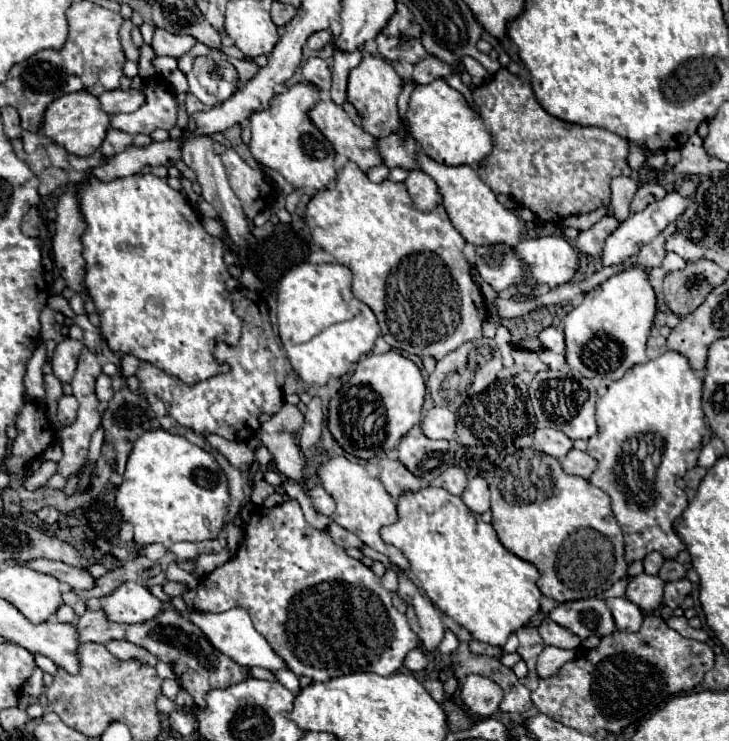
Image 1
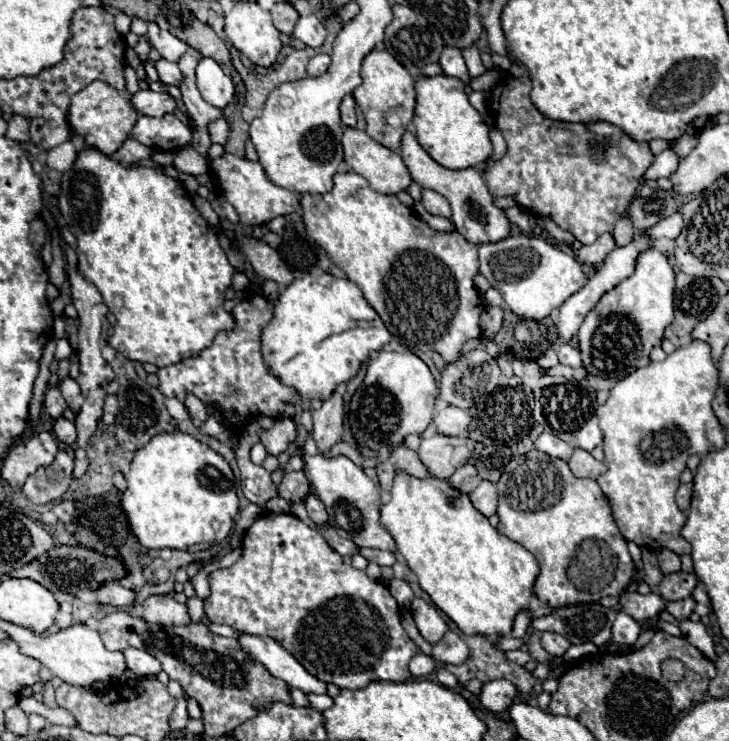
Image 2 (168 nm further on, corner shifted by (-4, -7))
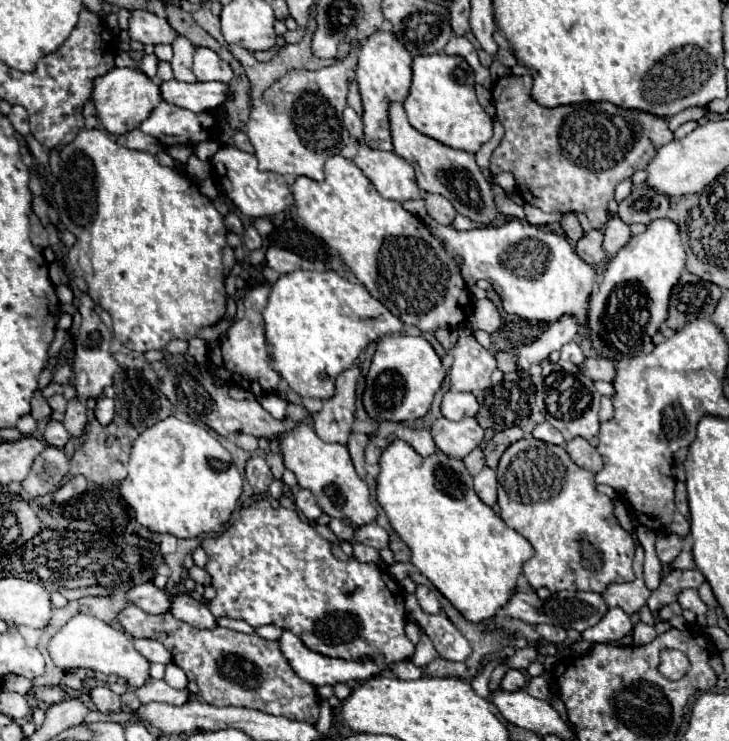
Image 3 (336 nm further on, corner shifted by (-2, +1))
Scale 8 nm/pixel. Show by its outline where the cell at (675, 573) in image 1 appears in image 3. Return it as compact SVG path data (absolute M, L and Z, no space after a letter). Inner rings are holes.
M692 568L692 570L672 570L670 574L666 574L662 580L660 580L660 586L656 590L652 590L652 596L648 600L648 608L652 612L660 610L664 604L670 604L670 602L676 602L678 600L678 594L682 590L688 590L688 588L698 588L706 578L702 576L700 570Z

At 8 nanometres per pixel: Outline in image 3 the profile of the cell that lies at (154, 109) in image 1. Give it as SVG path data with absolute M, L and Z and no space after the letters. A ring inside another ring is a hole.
M160 102L152 114L138 126L144 134L158 138L158 142L164 148L176 146L176 144L198 144L202 140L210 138L210 128L214 136L216 118L212 114L196 114L186 108Z

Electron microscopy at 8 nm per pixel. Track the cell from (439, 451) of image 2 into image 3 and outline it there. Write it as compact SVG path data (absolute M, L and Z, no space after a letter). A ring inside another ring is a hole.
M438 418L432 424L430 432L438 450L458 460L462 460L468 452L472 452L484 438L484 430L476 422L476 418L466 418L458 422Z

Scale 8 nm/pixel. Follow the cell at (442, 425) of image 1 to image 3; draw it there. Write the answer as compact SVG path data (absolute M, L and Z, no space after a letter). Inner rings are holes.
M450 390L442 398L442 416L448 420L462 420L466 416L476 416L478 402L468 392Z

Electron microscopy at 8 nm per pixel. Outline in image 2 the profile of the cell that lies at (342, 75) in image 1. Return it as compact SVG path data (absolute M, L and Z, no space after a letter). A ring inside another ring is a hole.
M346 96L342 100L342 104L340 104L340 114L342 114L342 124L344 126L350 126L350 128L356 126L356 112L354 112L354 108L356 108L354 98L352 96Z

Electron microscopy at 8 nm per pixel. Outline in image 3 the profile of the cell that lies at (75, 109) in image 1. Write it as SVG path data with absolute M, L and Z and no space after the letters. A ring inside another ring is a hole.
M114 68L108 74L98 76L94 80L92 102L96 108L96 118L100 122L100 128L106 130L108 134L122 136L138 128L138 124L146 120L146 116L150 116L150 112L160 102L160 92L158 86L144 72L138 72L134 68Z

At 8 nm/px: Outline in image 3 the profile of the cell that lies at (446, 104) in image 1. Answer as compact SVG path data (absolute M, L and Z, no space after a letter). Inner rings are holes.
M446 54L416 56L412 70L412 88L404 102L410 124L420 134L430 136L444 146L470 154L478 152L478 148L492 138L492 120L476 100L474 72L466 64L466 60Z

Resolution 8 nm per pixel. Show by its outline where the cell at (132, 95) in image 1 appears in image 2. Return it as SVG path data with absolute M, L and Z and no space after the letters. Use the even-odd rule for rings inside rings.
M140 90L132 96L132 106L146 114L146 116L164 116L176 112L178 104L168 92L154 92L154 90Z

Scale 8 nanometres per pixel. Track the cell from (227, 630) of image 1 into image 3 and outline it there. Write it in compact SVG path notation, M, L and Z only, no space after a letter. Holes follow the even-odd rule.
M282 632L276 640L280 644L280 652L292 666L292 670L314 686L334 686L336 682L348 680L368 680L370 676L380 674L384 668L378 660L364 662L346 662L346 660L330 660L328 656L318 656L310 652L292 632Z

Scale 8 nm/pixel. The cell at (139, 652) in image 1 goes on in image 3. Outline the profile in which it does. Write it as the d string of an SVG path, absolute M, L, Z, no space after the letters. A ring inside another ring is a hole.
M134 640L134 648L148 660L148 662L160 662L160 664L170 664L172 656L170 652L156 640Z

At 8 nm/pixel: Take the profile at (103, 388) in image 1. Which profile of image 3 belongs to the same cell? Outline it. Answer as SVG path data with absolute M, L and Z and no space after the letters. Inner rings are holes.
M100 396L98 402L96 402L94 412L96 412L96 420L98 420L102 426L110 424L112 418L114 418L114 400L112 400L112 398L106 398L106 396Z

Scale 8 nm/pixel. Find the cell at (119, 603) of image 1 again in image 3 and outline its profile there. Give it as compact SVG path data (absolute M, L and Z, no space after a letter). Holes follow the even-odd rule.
M190 594L170 596L170 614L196 628L214 628L216 620L206 604L194 600Z

